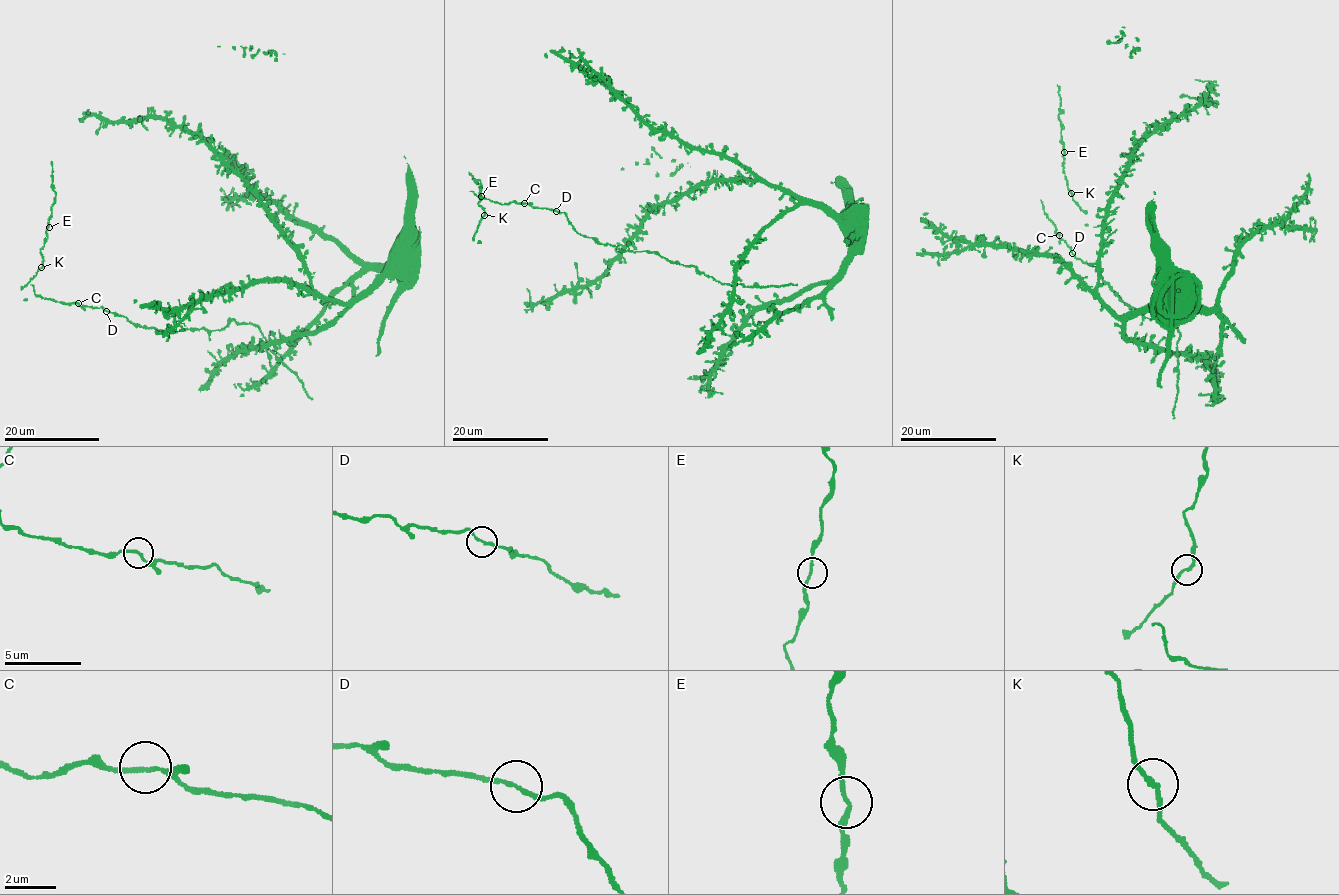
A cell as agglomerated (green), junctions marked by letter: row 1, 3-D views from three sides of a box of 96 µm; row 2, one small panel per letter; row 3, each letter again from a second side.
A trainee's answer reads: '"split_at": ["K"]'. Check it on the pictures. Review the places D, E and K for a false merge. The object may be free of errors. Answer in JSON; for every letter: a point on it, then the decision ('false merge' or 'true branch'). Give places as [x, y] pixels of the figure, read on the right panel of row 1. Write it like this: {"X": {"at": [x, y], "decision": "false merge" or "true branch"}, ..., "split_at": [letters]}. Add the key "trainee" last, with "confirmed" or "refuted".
{"D": {"at": [1072, 253], "decision": "true branch"}, "E": {"at": [1064, 152], "decision": "true branch"}, "K": {"at": [1071, 193], "decision": "true branch"}, "split_at": [], "trainee": "refuted"}

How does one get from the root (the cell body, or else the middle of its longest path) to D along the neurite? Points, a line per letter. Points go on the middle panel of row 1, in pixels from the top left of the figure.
D: (857, 231), (811, 205), (783, 210), (748, 250), (734, 286), (657, 254), (600, 244), (555, 211)

